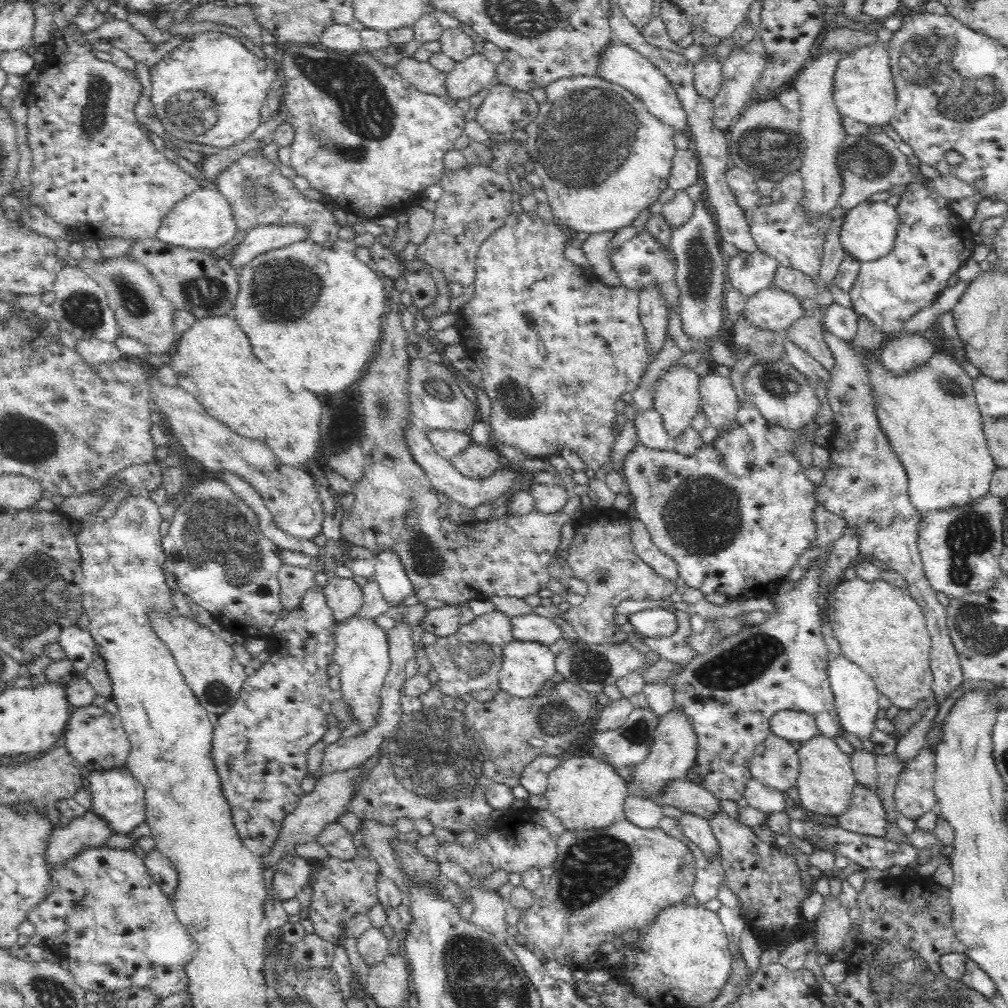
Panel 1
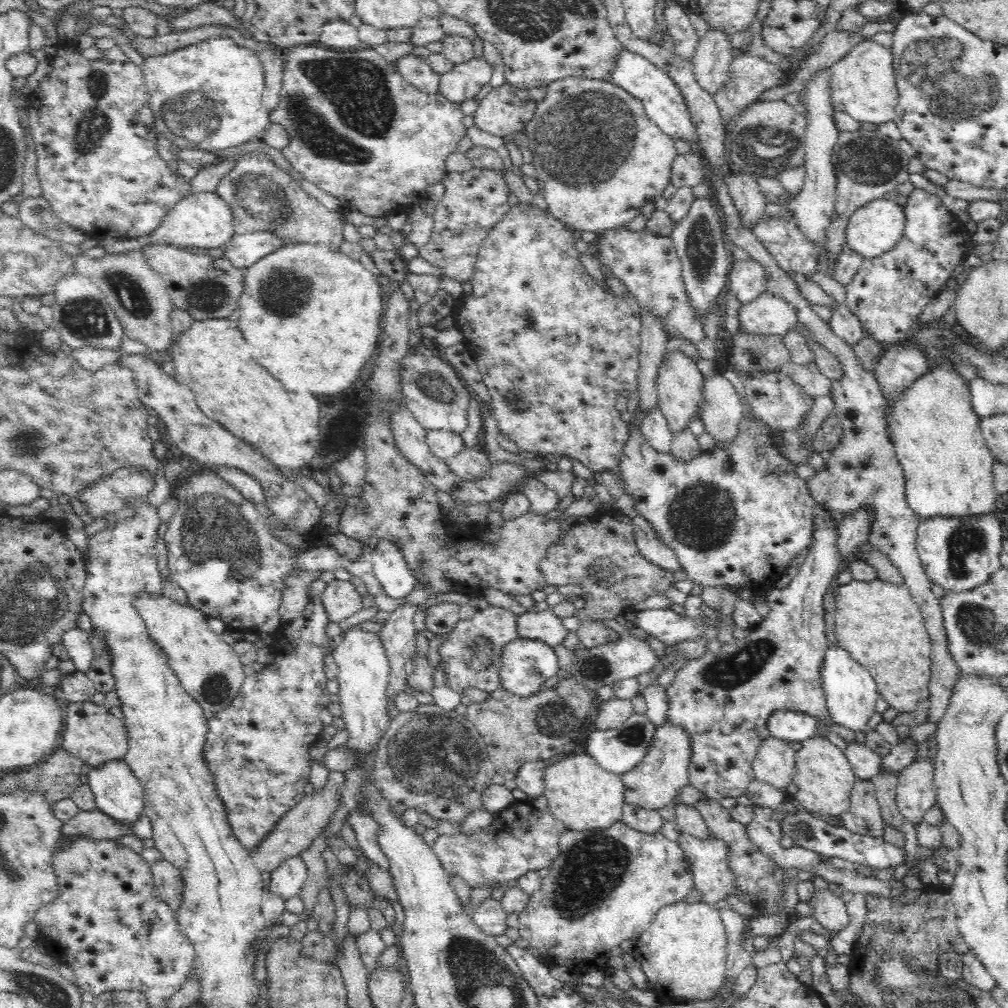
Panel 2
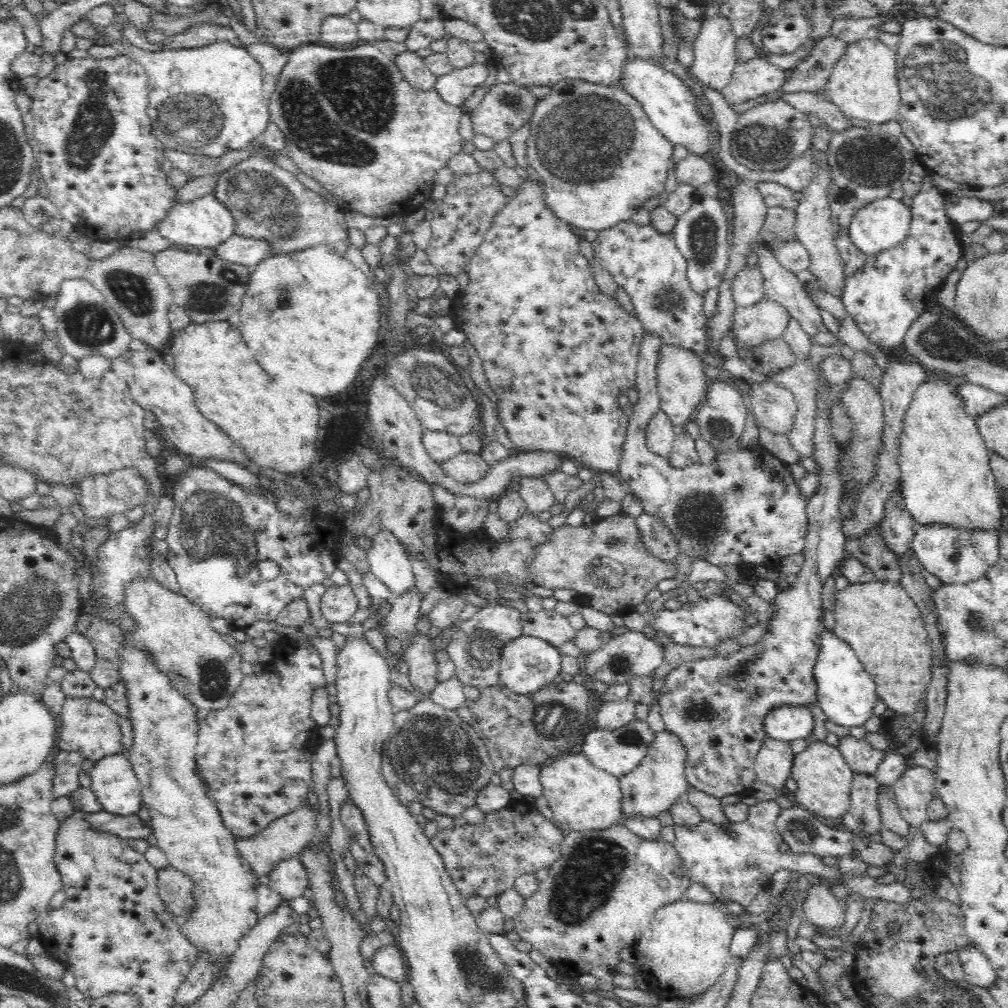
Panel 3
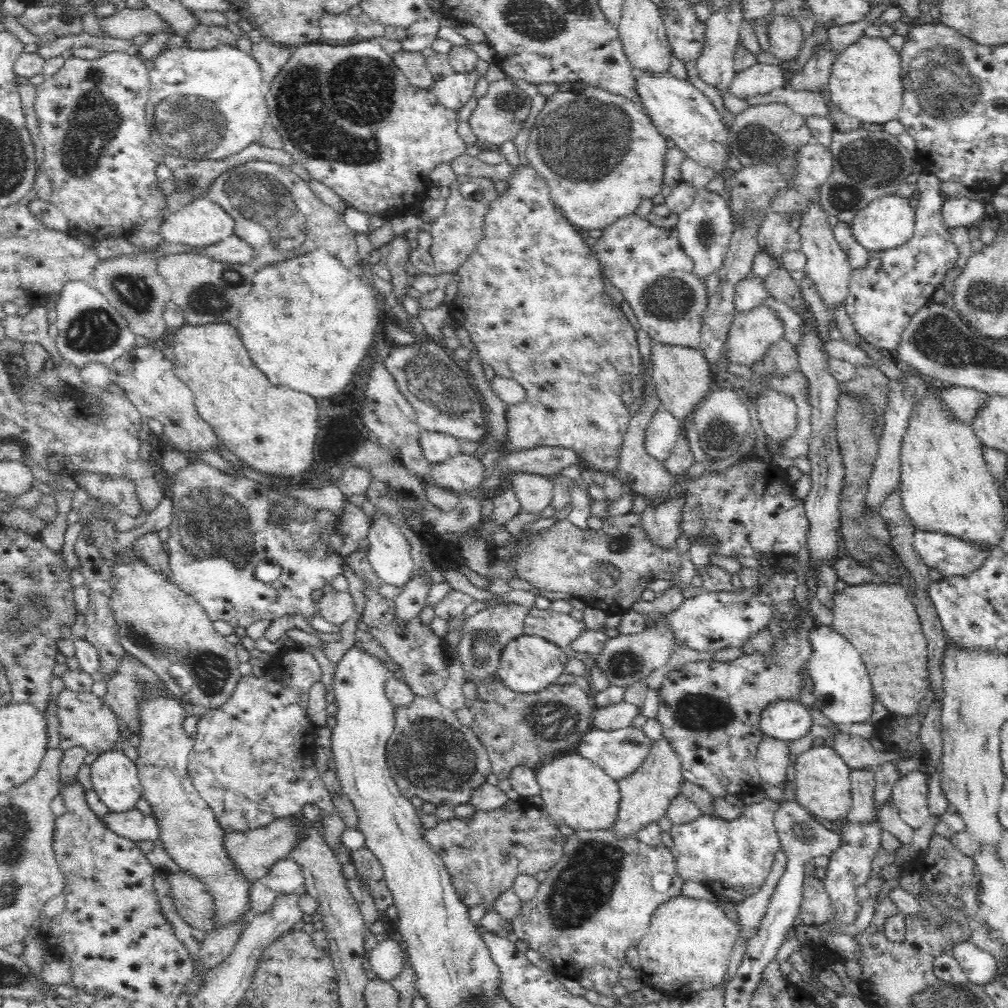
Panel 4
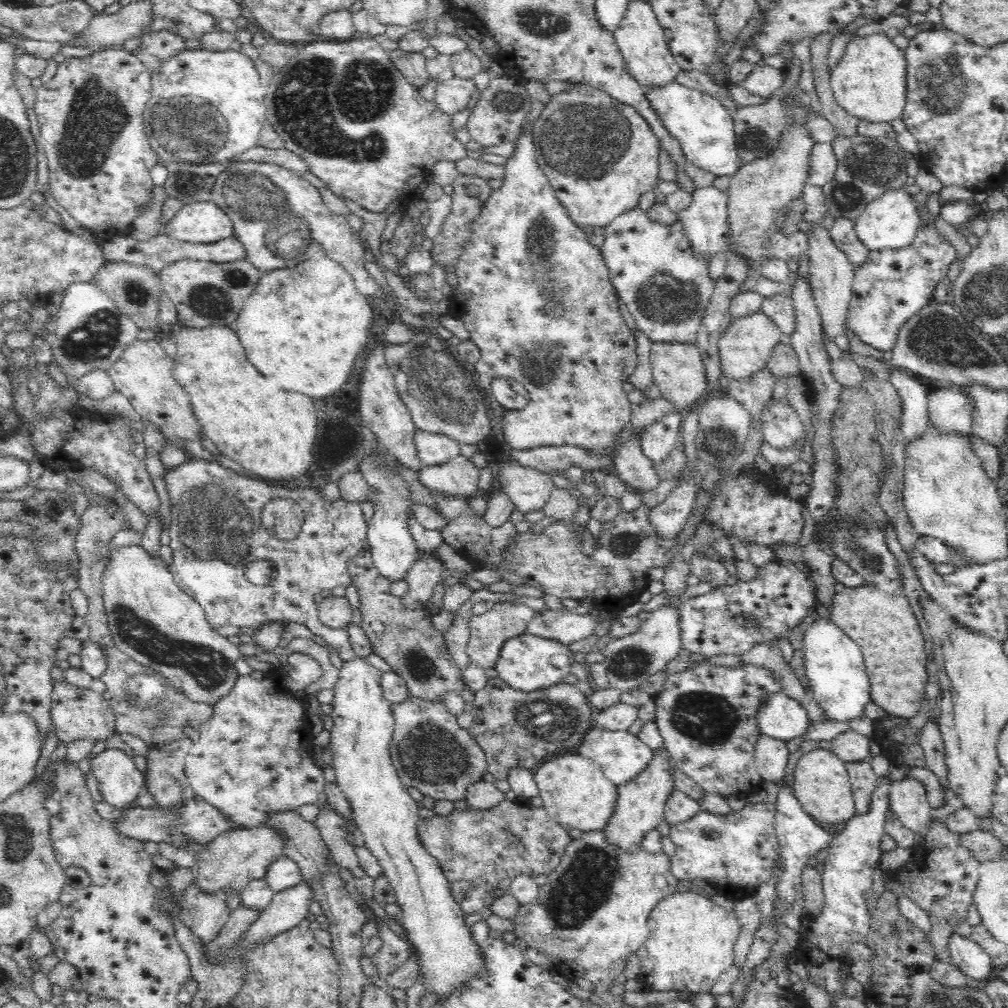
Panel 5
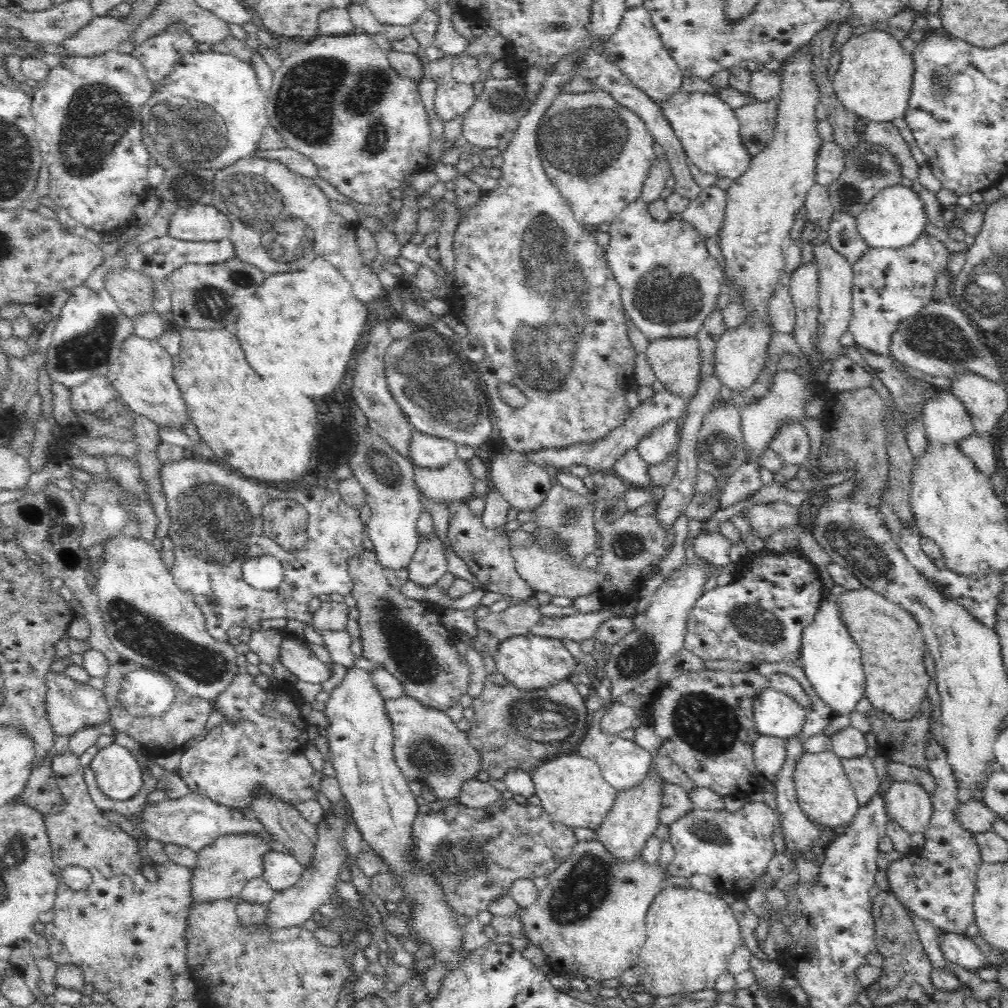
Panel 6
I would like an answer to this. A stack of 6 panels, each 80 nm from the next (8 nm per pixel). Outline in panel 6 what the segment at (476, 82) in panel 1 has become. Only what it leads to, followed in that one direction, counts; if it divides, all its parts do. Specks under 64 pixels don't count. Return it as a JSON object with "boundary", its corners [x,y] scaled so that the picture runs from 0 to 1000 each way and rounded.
{"boundary":[[[444,80],[433,88],[431,111],[438,122],[446,121],[460,115],[470,103],[472,95],[467,83]]]}

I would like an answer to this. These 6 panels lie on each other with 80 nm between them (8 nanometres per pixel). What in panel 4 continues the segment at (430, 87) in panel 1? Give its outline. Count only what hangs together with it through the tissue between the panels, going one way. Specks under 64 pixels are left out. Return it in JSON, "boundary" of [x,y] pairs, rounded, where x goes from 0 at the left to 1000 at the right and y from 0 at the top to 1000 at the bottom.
{"boundary":[[[401,49],[389,54],[392,64],[404,75],[406,82],[418,88],[423,88],[431,82],[422,57],[419,52],[405,52]]]}

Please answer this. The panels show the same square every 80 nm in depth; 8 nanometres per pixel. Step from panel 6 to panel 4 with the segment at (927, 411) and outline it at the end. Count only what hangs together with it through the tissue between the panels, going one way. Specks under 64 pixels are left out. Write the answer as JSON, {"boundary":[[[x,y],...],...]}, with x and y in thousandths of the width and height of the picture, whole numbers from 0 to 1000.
{"boundary":[[[939,382],[939,385],[931,391],[931,395],[938,400],[938,406],[942,411],[952,419],[962,422],[980,392],[965,385]]]}

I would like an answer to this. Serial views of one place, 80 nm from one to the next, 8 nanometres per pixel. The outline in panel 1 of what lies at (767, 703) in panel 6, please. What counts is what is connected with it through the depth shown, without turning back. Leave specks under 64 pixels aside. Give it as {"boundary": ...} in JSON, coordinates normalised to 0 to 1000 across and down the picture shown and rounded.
{"boundary":[[[774,704],[765,713],[765,727],[782,735],[802,735],[813,729],[809,710],[794,704]]]}

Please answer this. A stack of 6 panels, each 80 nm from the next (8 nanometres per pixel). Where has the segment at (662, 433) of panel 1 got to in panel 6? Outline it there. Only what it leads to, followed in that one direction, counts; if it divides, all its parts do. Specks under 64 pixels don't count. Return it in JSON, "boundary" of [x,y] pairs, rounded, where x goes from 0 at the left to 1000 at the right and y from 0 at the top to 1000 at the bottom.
{"boundary":[[[667,416],[635,436],[631,446],[644,462],[660,458],[665,451],[671,448],[674,438],[674,420],[674,417]]]}

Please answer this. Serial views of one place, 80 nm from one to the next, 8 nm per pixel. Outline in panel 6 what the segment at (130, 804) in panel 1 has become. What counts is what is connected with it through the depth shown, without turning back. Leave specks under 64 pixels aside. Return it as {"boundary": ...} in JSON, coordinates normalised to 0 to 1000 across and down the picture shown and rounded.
{"boundary":[[[114,737],[104,742],[98,742],[88,761],[93,765],[96,777],[99,783],[101,783],[101,786],[103,786],[103,789],[119,797],[136,790],[143,778],[141,762],[139,762],[137,753],[133,751],[132,746]]]}

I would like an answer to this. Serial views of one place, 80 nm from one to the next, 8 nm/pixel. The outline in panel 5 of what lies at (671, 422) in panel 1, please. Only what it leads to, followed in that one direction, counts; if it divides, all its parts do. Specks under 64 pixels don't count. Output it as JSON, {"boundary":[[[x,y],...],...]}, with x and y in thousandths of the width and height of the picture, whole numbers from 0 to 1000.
{"boundary":[[[649,339],[645,345],[645,359],[648,365],[649,380],[653,382],[658,394],[666,398],[667,402],[672,403],[673,409],[681,409],[698,391],[701,383],[700,371],[696,351],[690,341],[687,339]]]}

